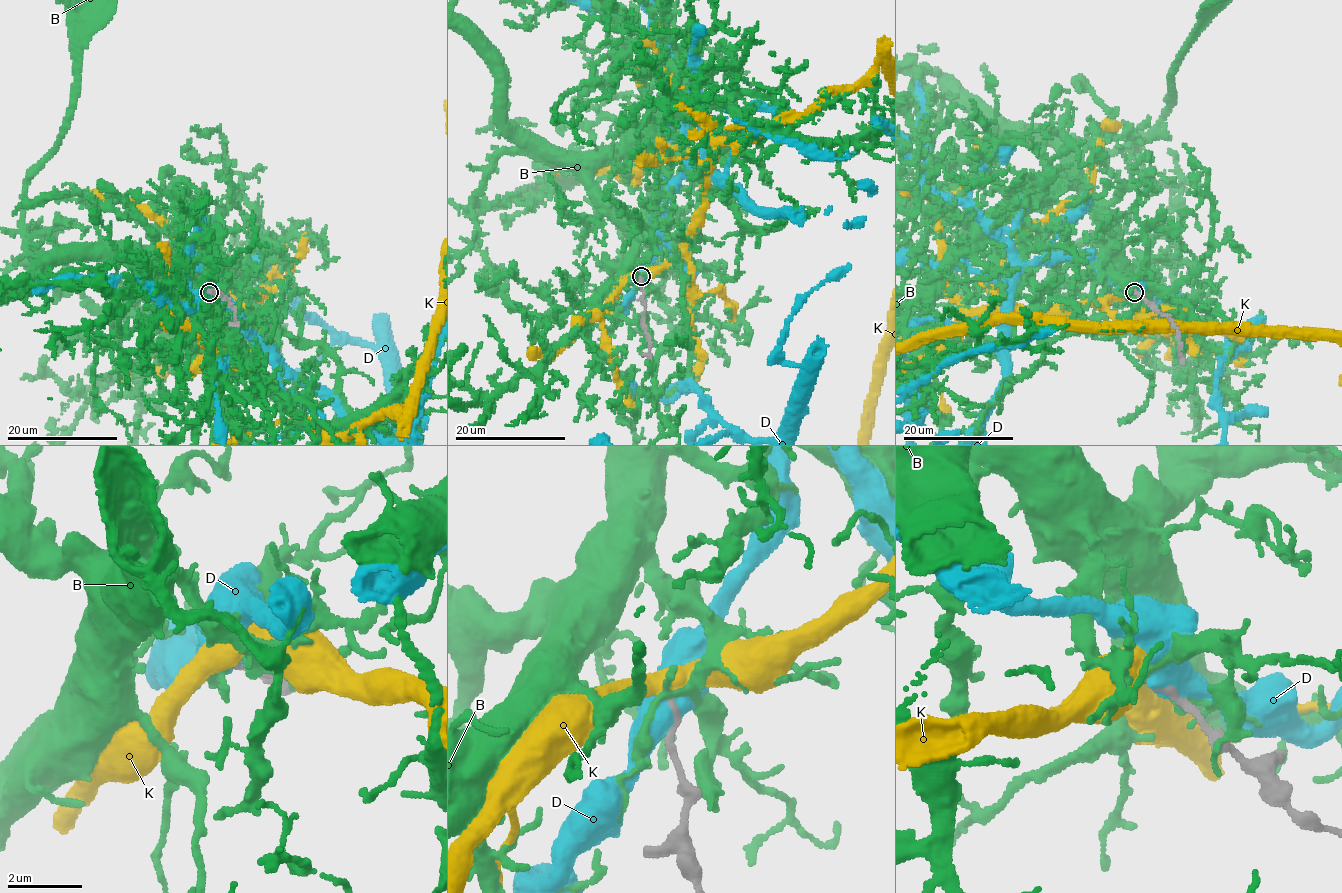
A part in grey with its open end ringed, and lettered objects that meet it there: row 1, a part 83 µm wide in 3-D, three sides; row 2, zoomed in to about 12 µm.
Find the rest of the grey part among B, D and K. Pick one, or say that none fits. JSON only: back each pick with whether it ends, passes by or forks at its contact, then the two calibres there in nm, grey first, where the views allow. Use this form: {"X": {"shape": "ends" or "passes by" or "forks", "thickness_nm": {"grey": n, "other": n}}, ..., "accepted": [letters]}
{"accepted": []}

